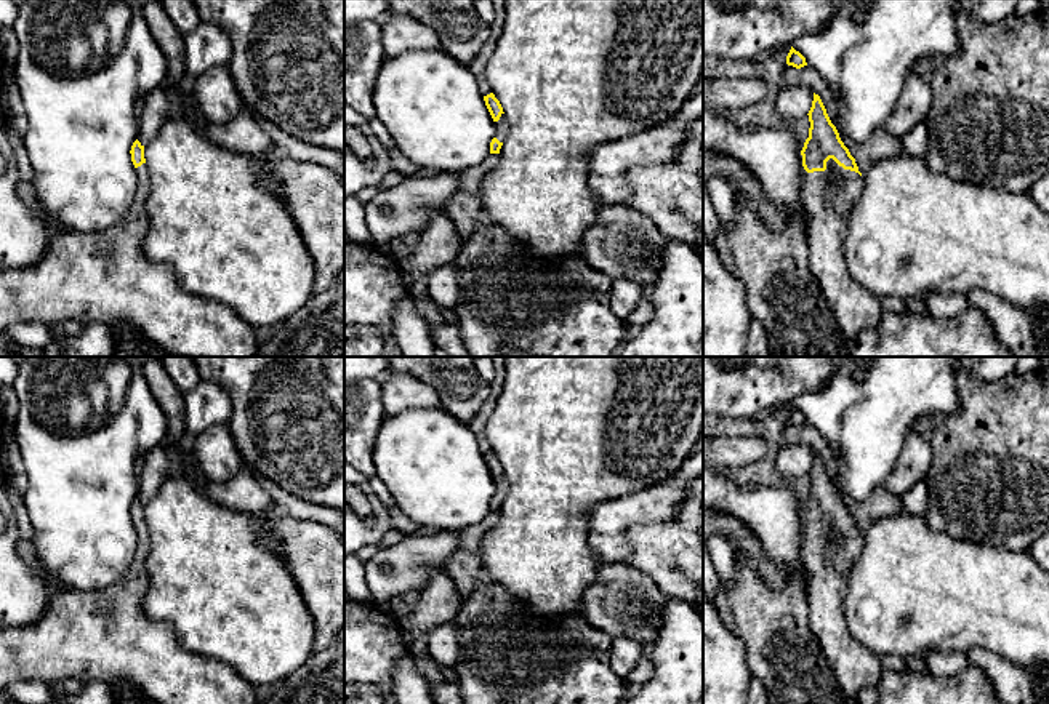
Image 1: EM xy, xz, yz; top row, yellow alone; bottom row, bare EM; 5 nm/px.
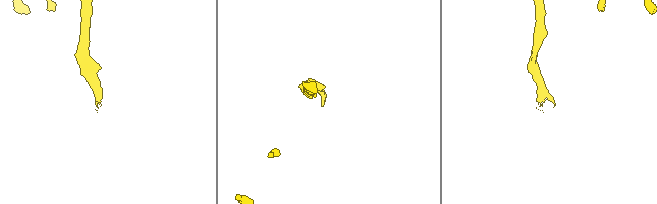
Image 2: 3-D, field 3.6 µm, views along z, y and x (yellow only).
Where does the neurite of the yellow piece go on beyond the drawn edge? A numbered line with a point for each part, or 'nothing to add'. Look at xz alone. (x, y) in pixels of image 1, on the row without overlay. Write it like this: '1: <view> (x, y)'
1: xz (502, 487)

